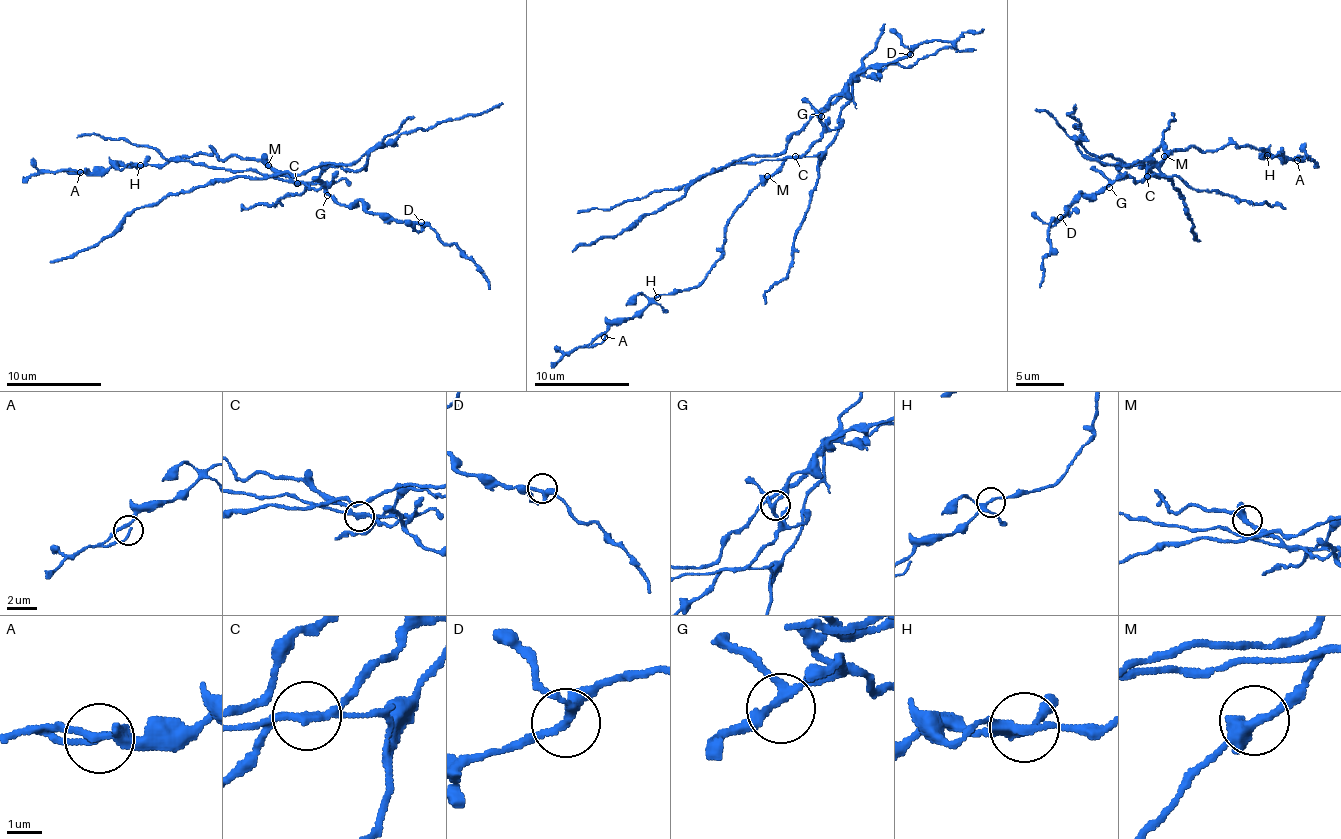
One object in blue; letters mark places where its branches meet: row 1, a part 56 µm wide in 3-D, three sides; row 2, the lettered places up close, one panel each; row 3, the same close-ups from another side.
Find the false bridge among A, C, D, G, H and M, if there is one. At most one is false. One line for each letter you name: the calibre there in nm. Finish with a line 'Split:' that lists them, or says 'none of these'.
C: Thickness 200 nm
Split: C

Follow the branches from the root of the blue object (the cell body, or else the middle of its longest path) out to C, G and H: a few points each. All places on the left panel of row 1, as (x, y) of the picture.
C: (266, 165), (274, 172), (285, 173), (297, 183)
G: (266, 165), (274, 172), (285, 173), (293, 180), (302, 180), (313, 188), (327, 184), (327, 195)
H: (266, 165), (238, 156), (218, 159), (215, 150), (175, 158), (162, 165), (140, 165)

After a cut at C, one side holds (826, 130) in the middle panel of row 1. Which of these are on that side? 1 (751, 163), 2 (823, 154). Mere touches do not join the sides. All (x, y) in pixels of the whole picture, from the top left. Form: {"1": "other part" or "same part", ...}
{"1": "other part", "2": "other part"}

